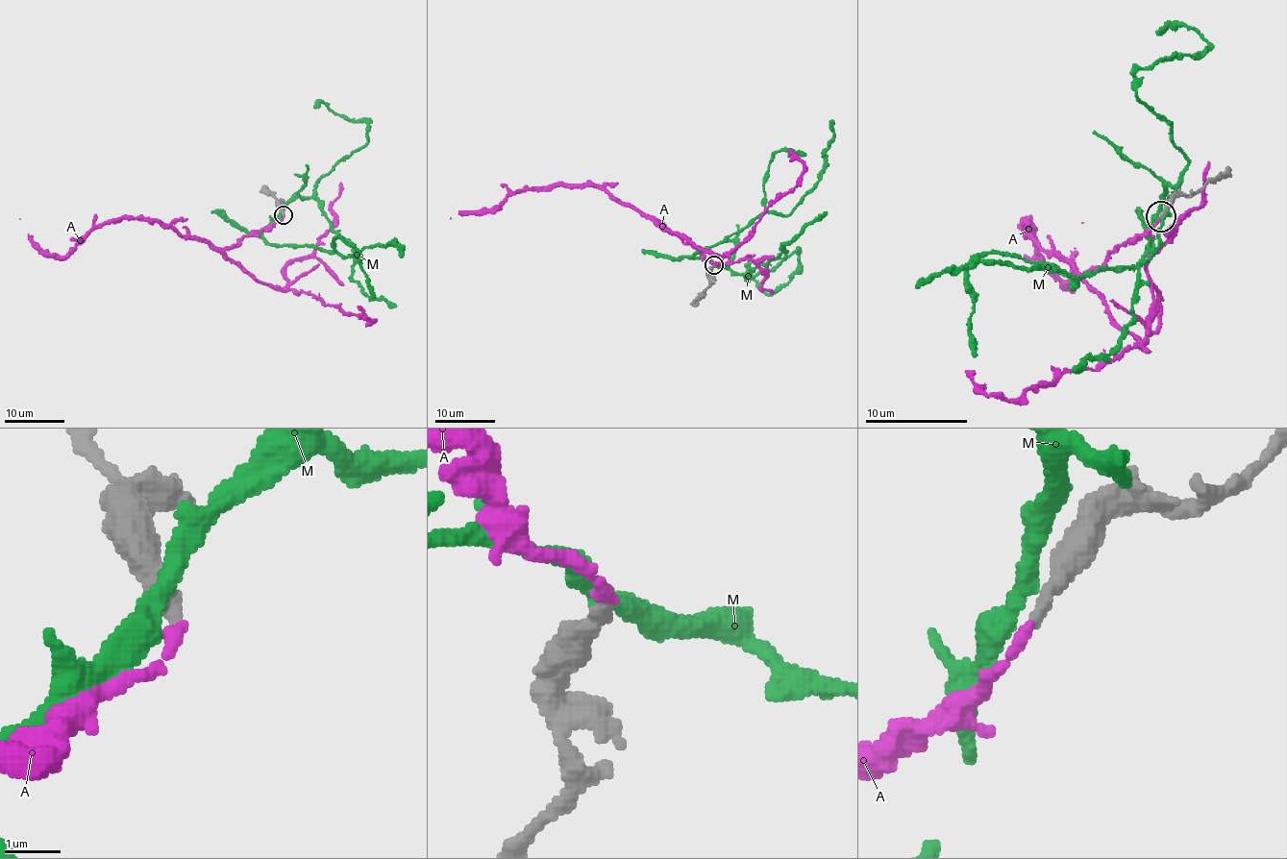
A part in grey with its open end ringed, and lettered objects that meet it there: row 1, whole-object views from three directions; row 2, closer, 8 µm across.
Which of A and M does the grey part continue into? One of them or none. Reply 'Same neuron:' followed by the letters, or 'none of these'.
Same neuron: A

